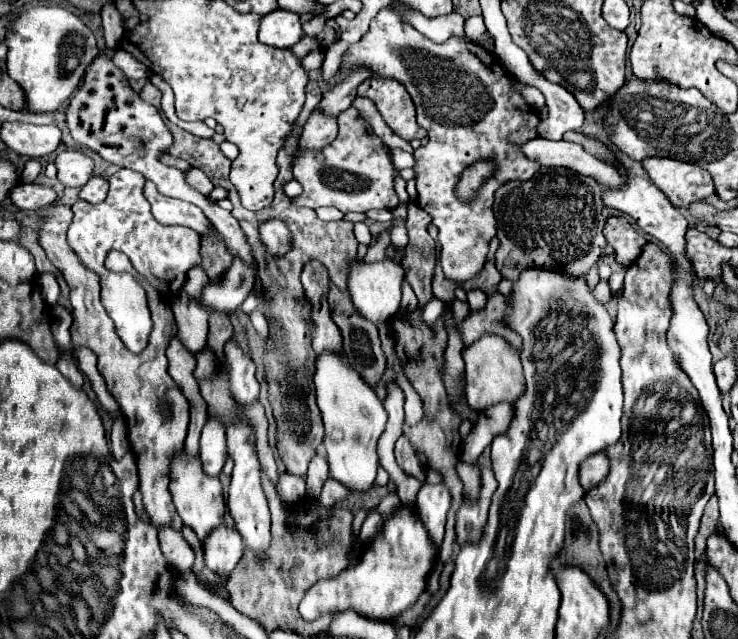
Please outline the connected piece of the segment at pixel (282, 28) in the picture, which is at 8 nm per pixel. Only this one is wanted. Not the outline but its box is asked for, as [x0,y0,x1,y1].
[259,8,303,48]

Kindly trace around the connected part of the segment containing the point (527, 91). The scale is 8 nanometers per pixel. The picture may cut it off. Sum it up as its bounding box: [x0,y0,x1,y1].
[516,82,545,108]

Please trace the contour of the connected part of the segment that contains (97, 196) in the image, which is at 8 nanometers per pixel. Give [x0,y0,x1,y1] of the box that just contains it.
[79,176,109,202]

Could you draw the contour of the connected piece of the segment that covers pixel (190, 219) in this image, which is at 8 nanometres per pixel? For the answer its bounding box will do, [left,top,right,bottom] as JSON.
[145,184,215,236]

